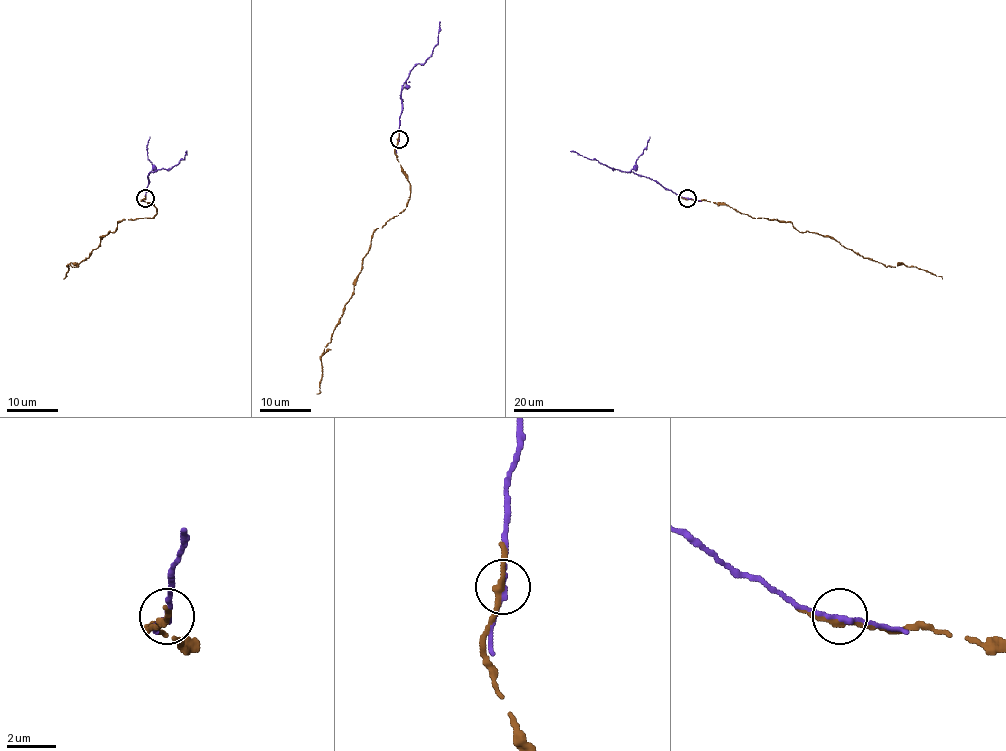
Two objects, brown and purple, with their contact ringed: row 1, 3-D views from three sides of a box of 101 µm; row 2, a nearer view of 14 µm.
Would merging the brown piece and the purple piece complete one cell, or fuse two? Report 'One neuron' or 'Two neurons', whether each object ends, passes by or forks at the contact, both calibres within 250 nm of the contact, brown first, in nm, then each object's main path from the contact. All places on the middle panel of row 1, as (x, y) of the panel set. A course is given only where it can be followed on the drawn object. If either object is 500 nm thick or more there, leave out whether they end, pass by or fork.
One neuron. At the ring brown passes by. At the ring purple passes by. Thickness 240 nm (brown) against 200 nm. Course of brown: (398, 139), (394, 154), (410, 183), (410, 199), (405, 209), (373, 233), (354, 293), (324, 346), (317, 393). Course of purple: (398, 139), (402, 85), (411, 70), (433, 52), (440, 22)

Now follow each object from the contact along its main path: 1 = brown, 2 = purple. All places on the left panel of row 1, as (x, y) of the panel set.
1: (145, 199), (156, 208), (152, 218), (118, 221), (77, 266), (68, 263), (63, 279)
2: (145, 197), (149, 173), (169, 169), (184, 159), (187, 152)

